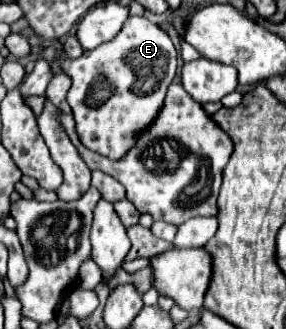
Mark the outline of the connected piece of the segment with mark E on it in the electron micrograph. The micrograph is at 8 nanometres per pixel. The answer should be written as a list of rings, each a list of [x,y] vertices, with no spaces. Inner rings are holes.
[[[129,17],[115,39],[97,49],[83,51],[83,55],[77,59],[69,59],[65,51],[61,51],[57,59],[61,63],[63,73],[69,75],[71,79],[67,103],[73,111],[79,141],[87,149],[117,161],[127,155],[127,151],[139,141],[141,133],[157,119],[159,109],[163,107],[163,101],[165,101],[167,87],[171,85],[175,77],[175,67],[177,67],[177,51],[169,35],[145,17]]]

